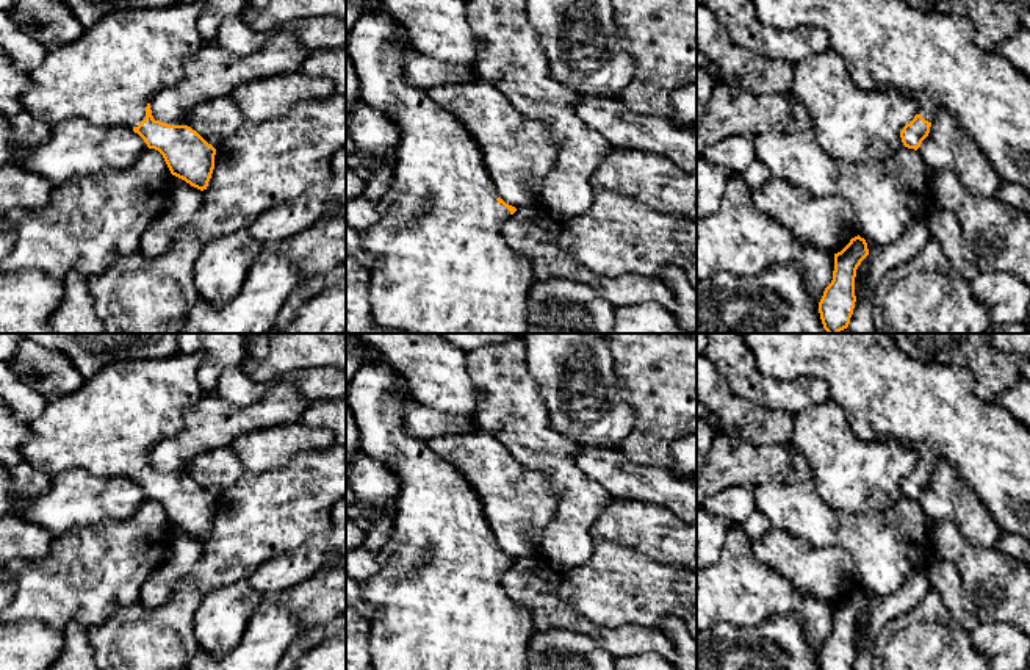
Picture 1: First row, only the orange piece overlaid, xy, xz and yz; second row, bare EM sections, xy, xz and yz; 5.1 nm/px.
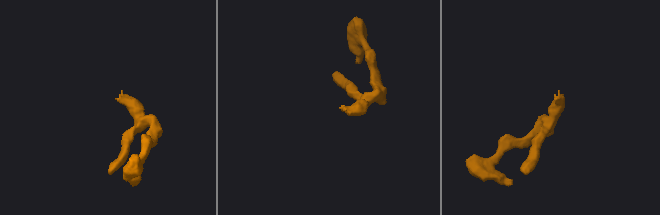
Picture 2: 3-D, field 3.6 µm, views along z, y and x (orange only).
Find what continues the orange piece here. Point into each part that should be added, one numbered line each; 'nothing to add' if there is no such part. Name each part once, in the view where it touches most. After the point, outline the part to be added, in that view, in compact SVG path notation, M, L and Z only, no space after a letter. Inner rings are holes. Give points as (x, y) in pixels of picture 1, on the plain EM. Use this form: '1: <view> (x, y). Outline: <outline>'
1: xy (108, 426). Outline: M177 352L166 358L108 365L94 377L85 379L75 393L47 402L30 423L30 434L20 446L22 456L50 479L70 468L83 468L102 477L138 477L146 470L146 457L160 441L183 430L185 410L205 396L197 379L203 357L202 352Z

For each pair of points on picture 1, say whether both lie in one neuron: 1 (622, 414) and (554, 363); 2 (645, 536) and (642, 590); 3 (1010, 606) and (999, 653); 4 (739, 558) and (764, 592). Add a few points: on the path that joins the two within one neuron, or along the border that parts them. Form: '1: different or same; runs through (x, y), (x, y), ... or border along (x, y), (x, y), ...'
1: same; runs through (605, 410), (567, 378)
2: different; border along (609, 540), (631, 547), (651, 559), (678, 565)
3: different; border along (1013, 623), (980, 625)
4: same; runs through (739, 565), (756, 584)

